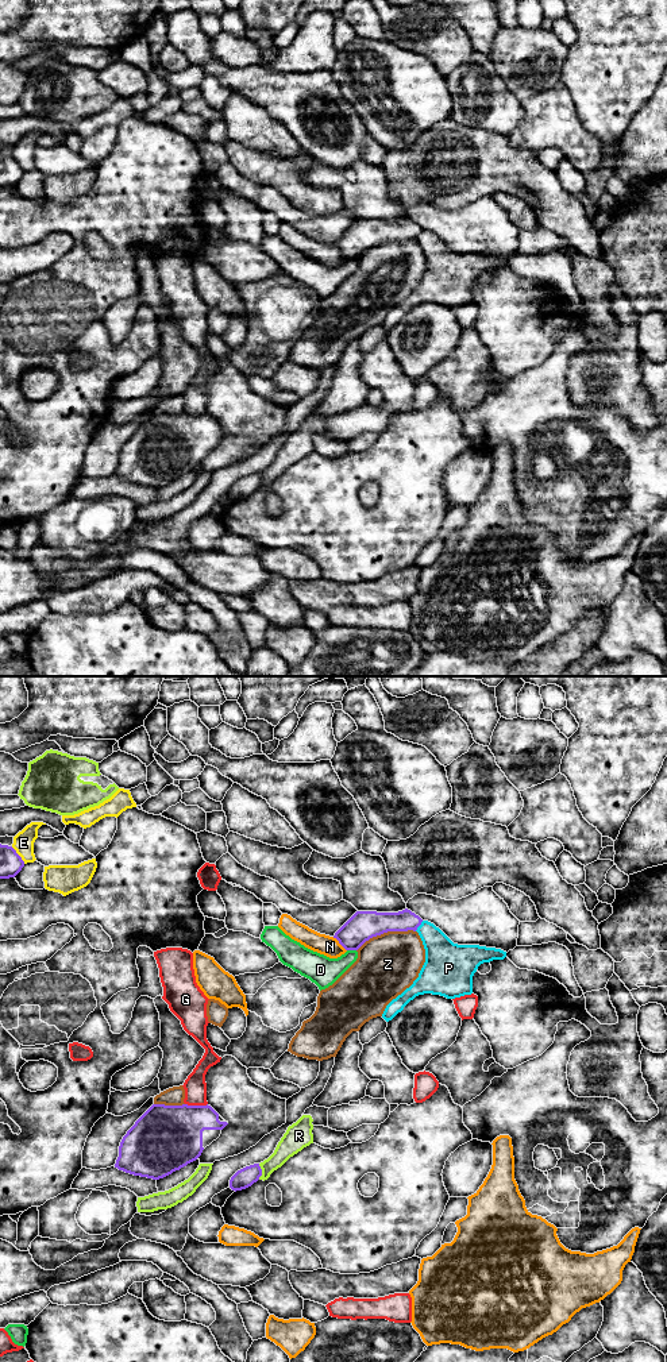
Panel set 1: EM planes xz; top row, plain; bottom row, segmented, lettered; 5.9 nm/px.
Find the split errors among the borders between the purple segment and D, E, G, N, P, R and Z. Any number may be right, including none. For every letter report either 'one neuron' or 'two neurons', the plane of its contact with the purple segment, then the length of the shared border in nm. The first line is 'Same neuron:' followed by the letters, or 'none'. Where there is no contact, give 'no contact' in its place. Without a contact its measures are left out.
Same neuron: none
D: two neurons; meets purple in xz; contact 60 nm long
E: two neurons; meets purple in xz; contact 130 nm long
G: two neurons; meets purple in xz; contact 140 nm long
N: two neurons; meets purple in xz; contact 120 nm long
P: two neurons; meets purple in xz; contact 80 nm long
R: two neurons; meets purple in xz; contact 100 nm long
Z: two neurons; meets purple in xz; contact 380 nm long

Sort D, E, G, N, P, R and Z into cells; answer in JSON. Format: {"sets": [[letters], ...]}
{"sets": [["D"], ["E"], ["G"], ["N"], ["P"], ["R"], ["Z"]]}

